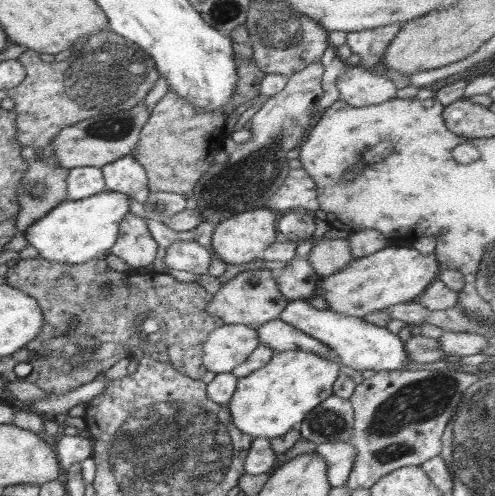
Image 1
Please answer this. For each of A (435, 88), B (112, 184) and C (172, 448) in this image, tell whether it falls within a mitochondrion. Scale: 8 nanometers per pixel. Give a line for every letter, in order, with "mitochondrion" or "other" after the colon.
A: other
B: other
C: mitochondrion

